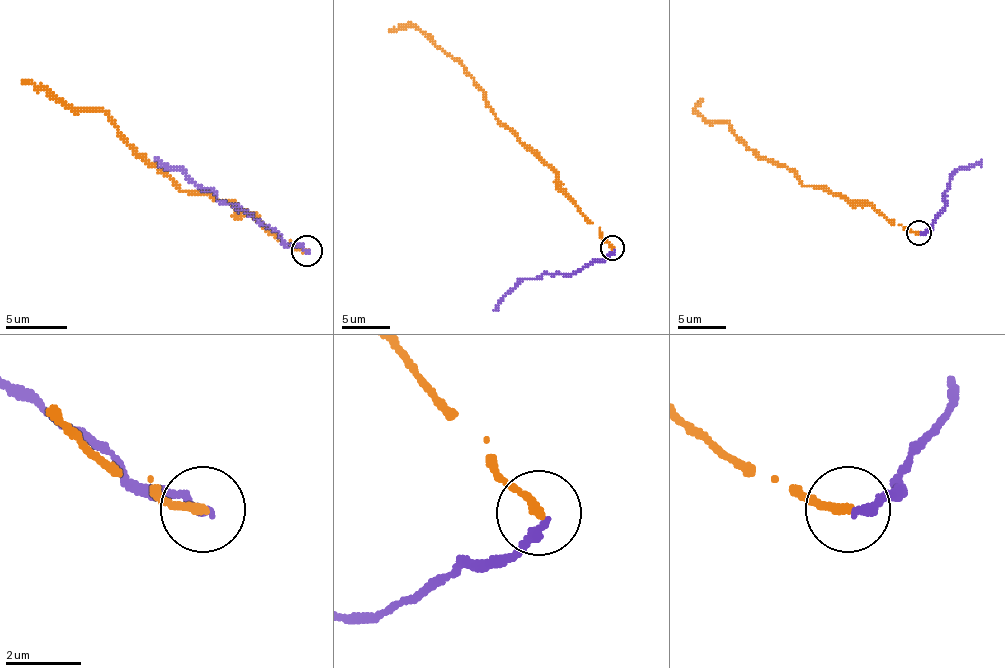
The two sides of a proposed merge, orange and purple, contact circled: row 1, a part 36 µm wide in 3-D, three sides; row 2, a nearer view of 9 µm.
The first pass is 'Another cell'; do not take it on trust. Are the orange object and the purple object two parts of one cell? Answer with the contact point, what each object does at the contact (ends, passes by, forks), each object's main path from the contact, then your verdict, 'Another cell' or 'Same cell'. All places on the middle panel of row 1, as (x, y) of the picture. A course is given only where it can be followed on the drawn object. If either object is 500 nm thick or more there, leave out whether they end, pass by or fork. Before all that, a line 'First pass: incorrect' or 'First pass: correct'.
First pass: correct
Place: (612, 248). At the ring orange ends. At the ring purple ends. Course of orange: (612, 247), (549, 167), (495, 116), (483, 90), (452, 56), (418, 29), (401, 24), (389, 32). Course of purple: (614, 249), (604, 259), (597, 259), (578, 271), (522, 278), (493, 310). Another cell

